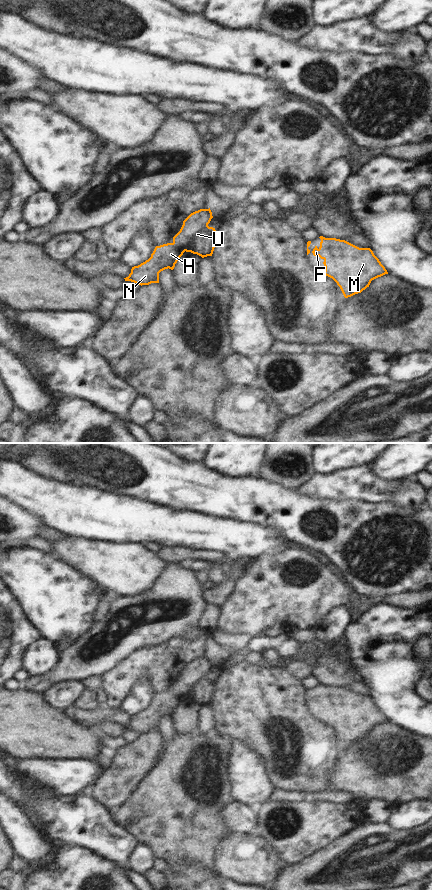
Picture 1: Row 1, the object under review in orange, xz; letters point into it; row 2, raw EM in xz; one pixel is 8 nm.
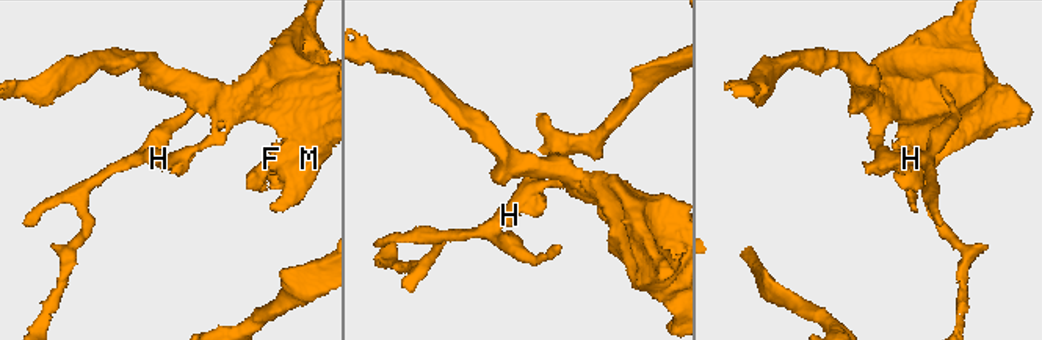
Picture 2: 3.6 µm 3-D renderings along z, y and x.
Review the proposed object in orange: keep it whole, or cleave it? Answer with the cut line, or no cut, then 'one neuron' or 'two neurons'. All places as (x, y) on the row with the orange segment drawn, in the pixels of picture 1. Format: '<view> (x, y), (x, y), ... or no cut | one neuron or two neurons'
no cut | one neuron

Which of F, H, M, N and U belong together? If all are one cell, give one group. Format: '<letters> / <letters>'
F H M N U

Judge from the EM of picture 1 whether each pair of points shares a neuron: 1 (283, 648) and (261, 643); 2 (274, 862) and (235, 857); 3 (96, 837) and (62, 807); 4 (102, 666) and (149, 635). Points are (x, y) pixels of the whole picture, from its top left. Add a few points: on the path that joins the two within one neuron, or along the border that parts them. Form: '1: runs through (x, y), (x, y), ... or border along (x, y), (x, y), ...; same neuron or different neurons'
1: runs through (278, 643), (266, 643); same neuron
2: runs through (264, 862), (253, 862), (245, 858); same neuron
3: runs through (88, 829), (70, 815); same neuron
4: runs through (114, 654), (133, 635), (137, 635); same neuron

